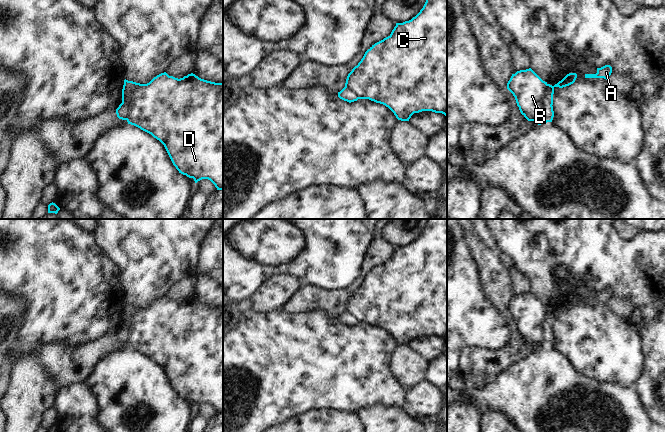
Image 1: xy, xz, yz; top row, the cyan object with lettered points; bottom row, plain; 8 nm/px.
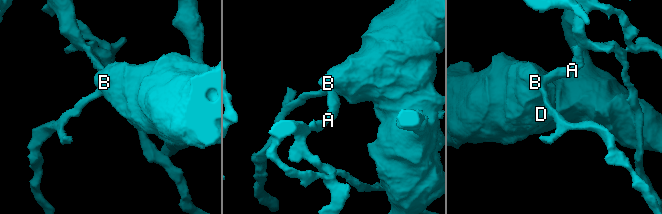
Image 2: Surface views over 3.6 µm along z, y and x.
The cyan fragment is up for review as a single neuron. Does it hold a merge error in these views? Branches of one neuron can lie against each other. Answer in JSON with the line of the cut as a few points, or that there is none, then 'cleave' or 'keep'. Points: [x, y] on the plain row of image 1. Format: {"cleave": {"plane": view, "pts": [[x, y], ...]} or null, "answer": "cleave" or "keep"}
{"cleave": {"plane": "yz", "pts": [[546, 308], [544, 340], [548, 345]]}, "answer": "cleave"}

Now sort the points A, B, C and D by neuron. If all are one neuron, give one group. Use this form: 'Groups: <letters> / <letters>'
Groups: A / B C D.

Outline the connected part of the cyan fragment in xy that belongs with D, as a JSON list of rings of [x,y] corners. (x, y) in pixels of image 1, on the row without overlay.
[[[164,296],[147,308],[125,303],[122,326],[126,324],[129,326],[128,348],[159,364],[179,397],[193,402],[195,407],[208,403],[217,414],[223,414],[223,307],[207,305],[193,297],[178,303]]]

